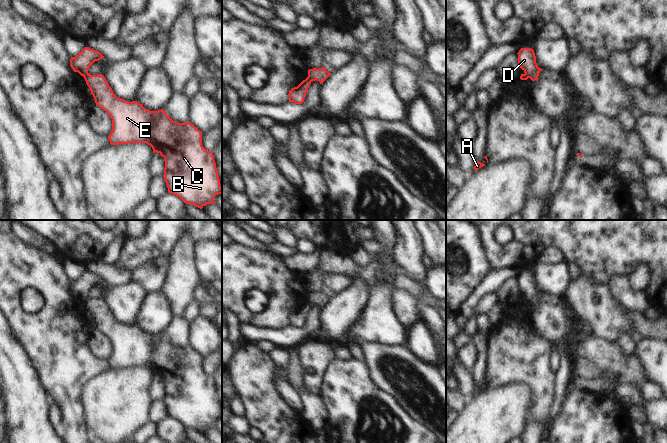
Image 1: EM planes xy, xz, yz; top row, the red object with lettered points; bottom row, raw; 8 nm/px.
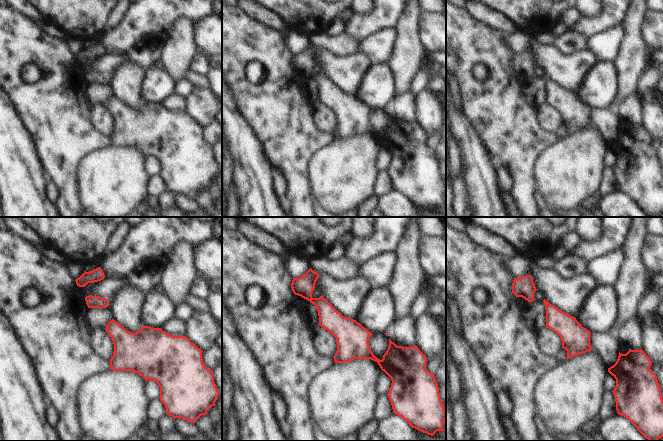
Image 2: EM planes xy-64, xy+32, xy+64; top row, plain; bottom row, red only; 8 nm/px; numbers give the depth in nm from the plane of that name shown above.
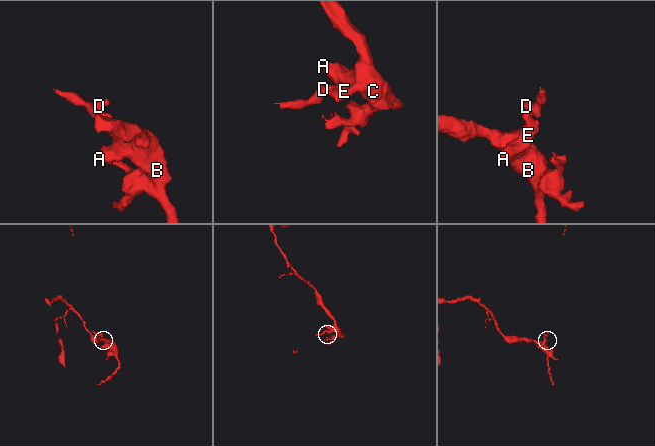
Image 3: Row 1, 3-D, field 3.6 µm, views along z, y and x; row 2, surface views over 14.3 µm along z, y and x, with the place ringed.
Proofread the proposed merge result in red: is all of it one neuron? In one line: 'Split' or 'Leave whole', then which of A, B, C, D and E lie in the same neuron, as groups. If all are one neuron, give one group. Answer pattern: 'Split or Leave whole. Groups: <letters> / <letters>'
Split. Groups: A B C E / D.

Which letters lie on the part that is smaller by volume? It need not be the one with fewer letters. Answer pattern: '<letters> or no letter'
D

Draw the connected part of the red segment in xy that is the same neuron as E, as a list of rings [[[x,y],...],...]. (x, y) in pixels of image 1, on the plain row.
[[[102,298],[84,301],[90,312],[96,329],[112,343],[112,355],[108,360],[111,369],[128,367],[147,367],[153,377],[159,377],[165,385],[164,403],[168,417],[178,420],[184,427],[202,433],[207,428],[214,428],[215,420],[222,418],[213,377],[202,370],[202,356],[189,345],[173,345],[163,333],[150,335],[137,325],[128,326],[118,322]]]

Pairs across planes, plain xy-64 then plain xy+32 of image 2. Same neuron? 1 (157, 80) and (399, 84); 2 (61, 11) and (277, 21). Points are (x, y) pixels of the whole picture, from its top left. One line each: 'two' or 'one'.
1: two
2: two

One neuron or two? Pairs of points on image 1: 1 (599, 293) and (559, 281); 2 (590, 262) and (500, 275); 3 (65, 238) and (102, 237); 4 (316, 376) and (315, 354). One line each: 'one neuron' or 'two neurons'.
1: two neurons
2: two neurons
3: one neuron
4: one neuron

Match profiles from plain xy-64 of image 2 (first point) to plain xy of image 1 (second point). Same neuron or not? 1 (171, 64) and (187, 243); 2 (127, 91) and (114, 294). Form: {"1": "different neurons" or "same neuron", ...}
{"1": "same neuron", "2": "same neuron"}

